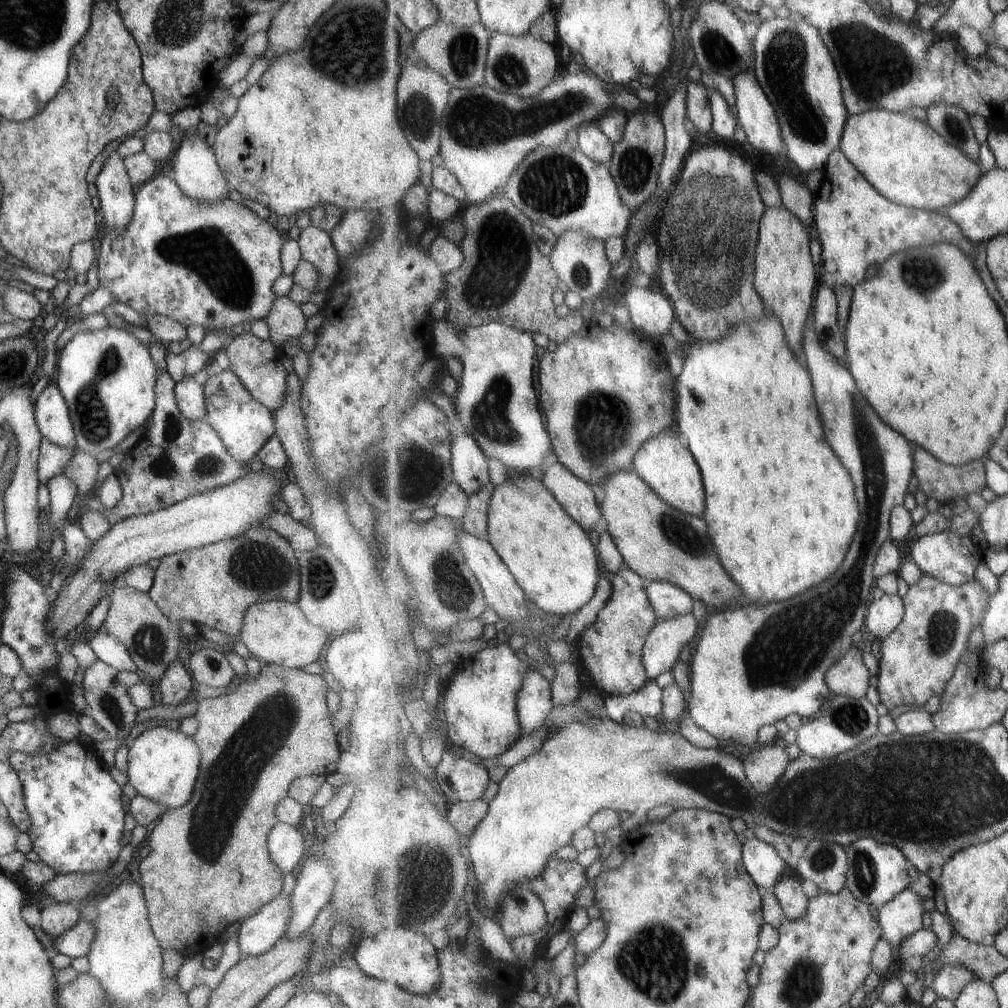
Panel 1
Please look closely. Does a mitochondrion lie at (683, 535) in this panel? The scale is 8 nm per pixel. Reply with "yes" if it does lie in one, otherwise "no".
yes

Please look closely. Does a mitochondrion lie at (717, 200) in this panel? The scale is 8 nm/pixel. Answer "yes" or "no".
yes

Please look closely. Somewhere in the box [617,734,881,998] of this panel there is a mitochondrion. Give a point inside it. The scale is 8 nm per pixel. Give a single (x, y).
(824, 858)

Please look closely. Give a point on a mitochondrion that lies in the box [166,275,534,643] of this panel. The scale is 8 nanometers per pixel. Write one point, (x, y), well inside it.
(418, 473)

